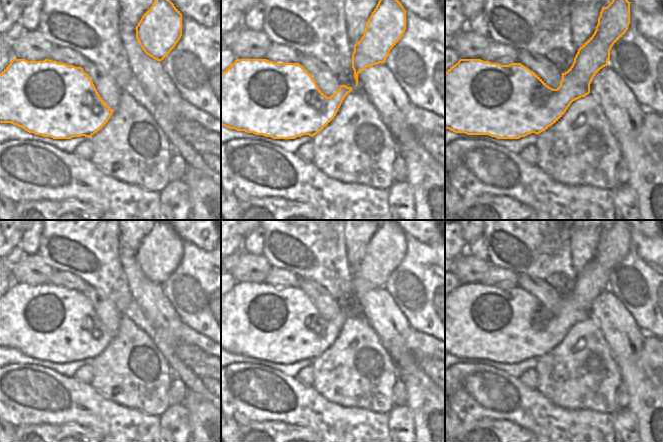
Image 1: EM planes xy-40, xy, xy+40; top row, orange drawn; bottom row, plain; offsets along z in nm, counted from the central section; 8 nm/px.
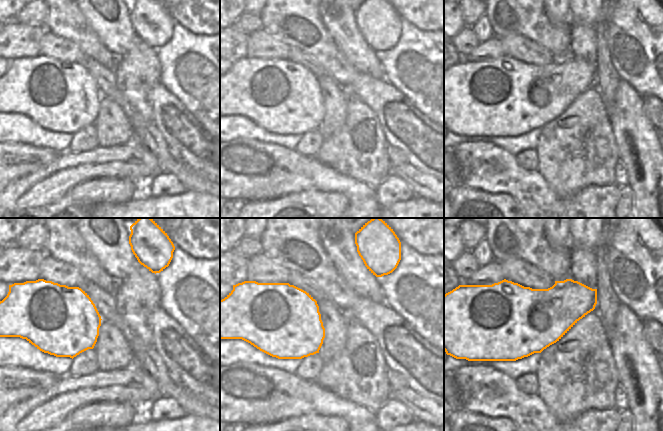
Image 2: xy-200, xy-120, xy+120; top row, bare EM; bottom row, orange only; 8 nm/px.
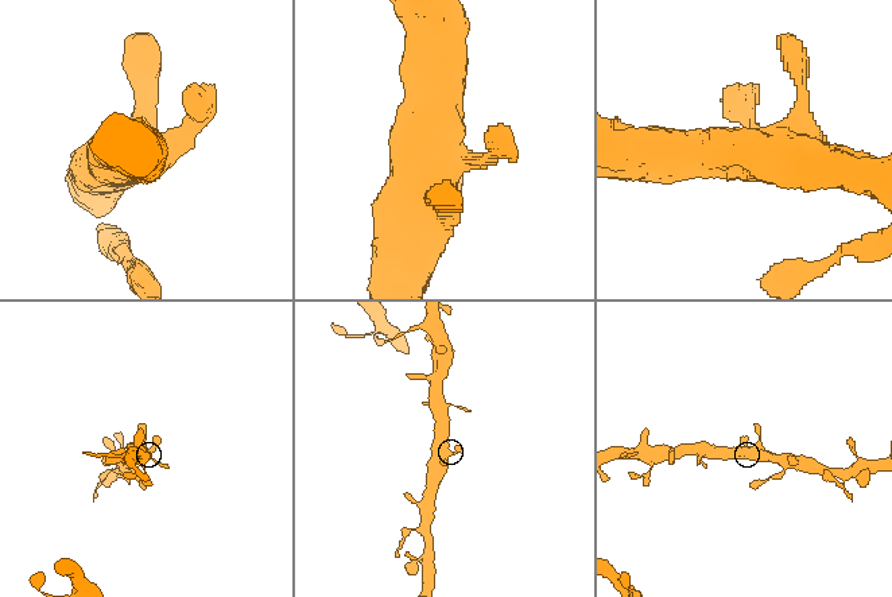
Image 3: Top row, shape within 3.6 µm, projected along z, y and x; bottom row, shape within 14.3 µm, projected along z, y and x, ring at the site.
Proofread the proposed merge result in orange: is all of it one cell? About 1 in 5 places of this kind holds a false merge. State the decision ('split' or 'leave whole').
leave whole

